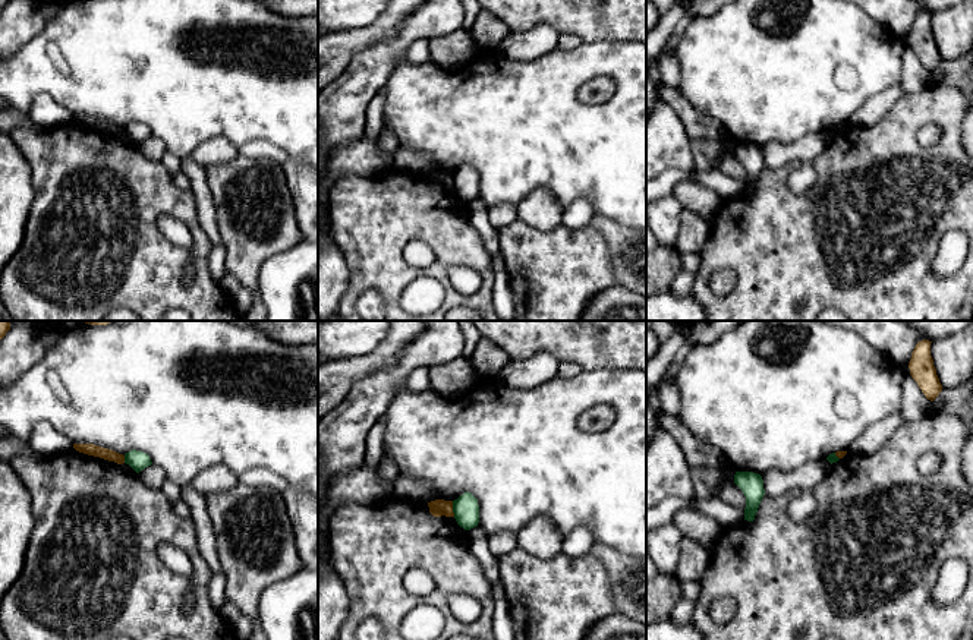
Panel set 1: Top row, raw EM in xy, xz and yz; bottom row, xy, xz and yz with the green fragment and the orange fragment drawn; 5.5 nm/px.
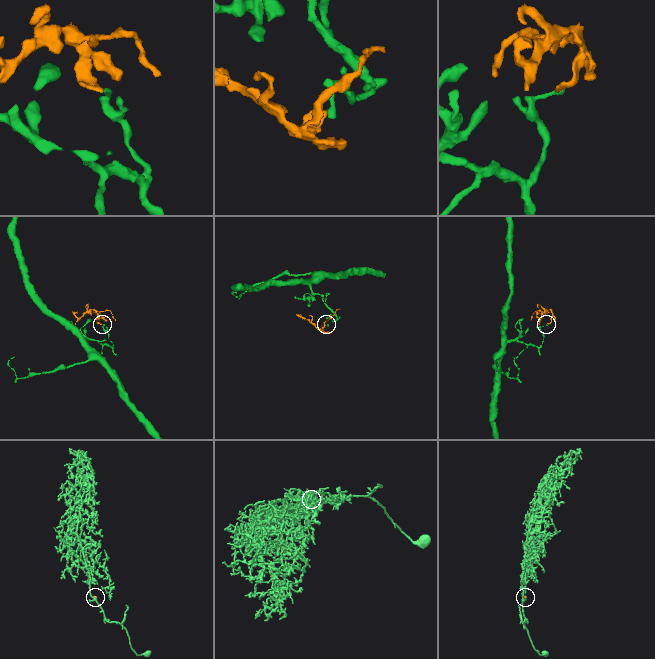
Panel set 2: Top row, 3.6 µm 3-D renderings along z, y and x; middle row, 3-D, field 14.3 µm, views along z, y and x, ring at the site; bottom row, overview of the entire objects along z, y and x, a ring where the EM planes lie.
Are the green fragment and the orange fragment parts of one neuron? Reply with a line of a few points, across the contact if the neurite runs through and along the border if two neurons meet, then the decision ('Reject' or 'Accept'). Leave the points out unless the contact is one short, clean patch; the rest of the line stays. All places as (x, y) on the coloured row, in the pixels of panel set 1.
Line: xz (452, 501), (454, 516). Reject

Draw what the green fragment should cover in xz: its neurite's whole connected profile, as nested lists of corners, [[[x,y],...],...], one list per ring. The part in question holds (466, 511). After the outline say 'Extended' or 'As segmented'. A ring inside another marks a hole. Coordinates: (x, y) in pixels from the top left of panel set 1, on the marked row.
[[[465,492],[453,501],[453,513],[457,524],[465,530],[470,530],[479,523],[478,499],[470,492]]]. As segmented

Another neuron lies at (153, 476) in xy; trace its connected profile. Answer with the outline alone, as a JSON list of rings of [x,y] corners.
[[[151,464],[141,470],[138,476],[151,489],[161,489],[163,483],[167,480],[164,470],[155,464]]]

